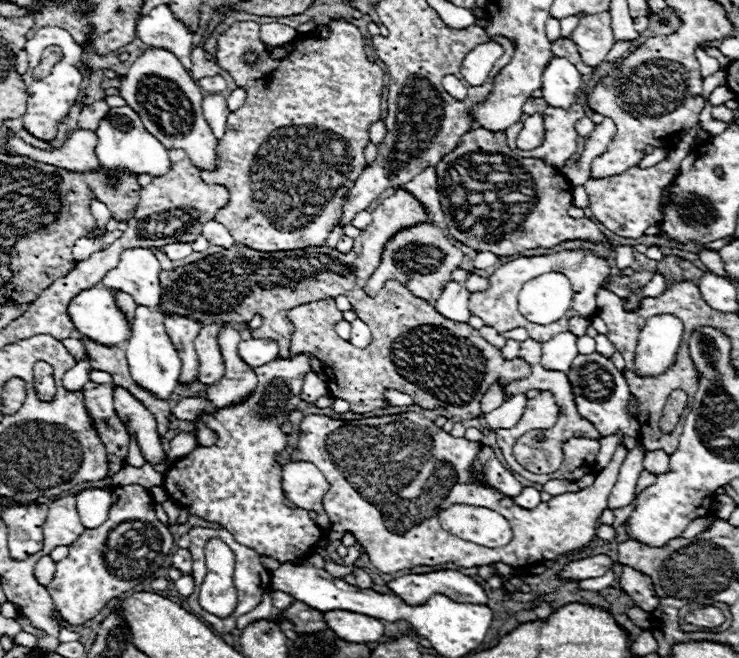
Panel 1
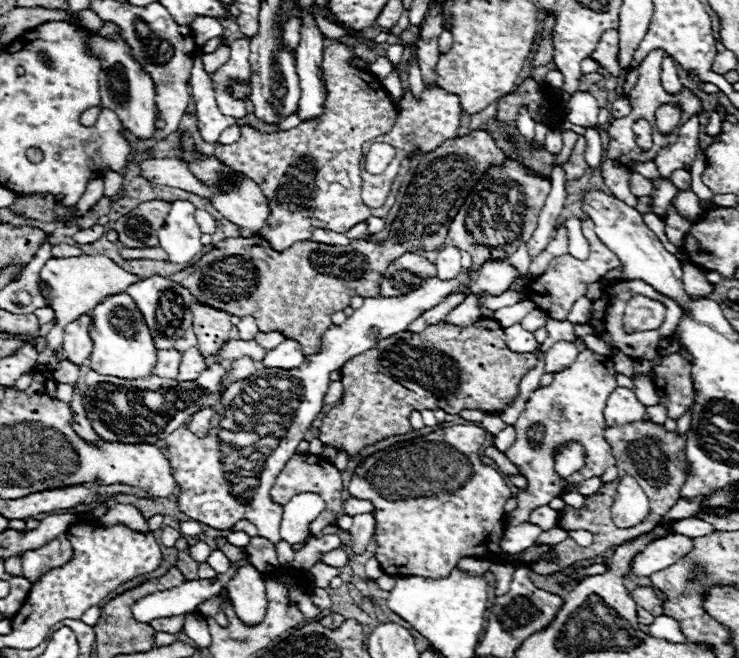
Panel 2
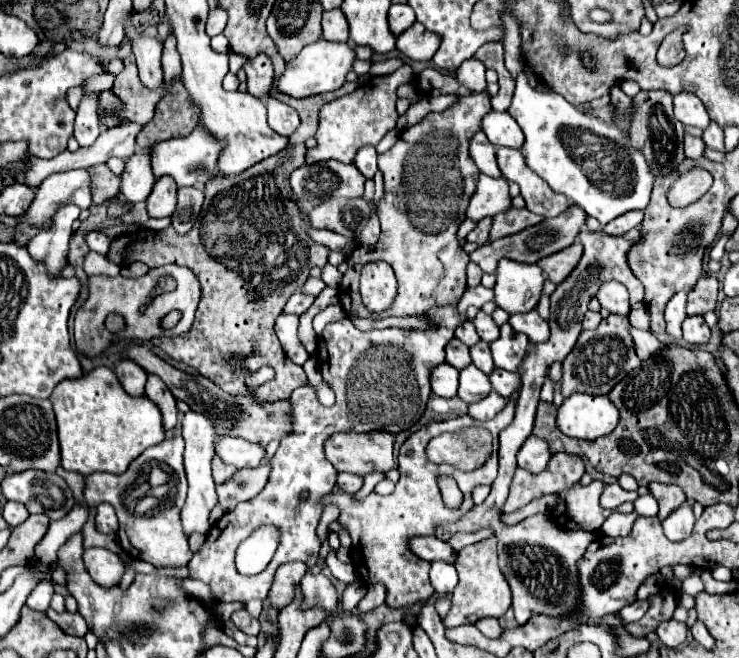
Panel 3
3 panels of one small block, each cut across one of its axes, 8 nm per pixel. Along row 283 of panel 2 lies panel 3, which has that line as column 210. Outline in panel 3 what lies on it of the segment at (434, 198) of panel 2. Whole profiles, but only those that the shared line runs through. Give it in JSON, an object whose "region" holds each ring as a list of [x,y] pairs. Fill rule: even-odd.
{"region":[[[346,82],[340,90],[324,96],[310,96],[304,100],[278,96],[282,102],[292,106],[302,120],[298,130],[290,136],[290,144],[284,152],[254,164],[242,174],[220,176],[218,172],[212,176],[204,186],[206,198],[200,218],[186,236],[176,234],[170,226],[162,232],[142,230],[136,236],[128,236],[130,242],[120,252],[116,252],[116,240],[110,244],[106,258],[118,266],[136,260],[148,266],[176,262],[196,274],[202,286],[202,298],[192,328],[178,338],[154,338],[152,344],[164,350],[170,358],[196,368],[202,376],[220,384],[230,394],[244,392],[246,374],[260,370],[262,364],[276,370],[276,378],[260,388],[268,392],[264,396],[266,400],[290,398],[294,388],[308,382],[302,366],[288,360],[280,348],[274,322],[288,298],[302,288],[310,270],[328,262],[330,250],[316,244],[300,226],[302,216],[290,188],[290,174],[306,164],[304,142],[316,134],[320,108],[338,96],[352,94],[356,88],[358,82]],[[226,384],[230,384],[230,390]]]}

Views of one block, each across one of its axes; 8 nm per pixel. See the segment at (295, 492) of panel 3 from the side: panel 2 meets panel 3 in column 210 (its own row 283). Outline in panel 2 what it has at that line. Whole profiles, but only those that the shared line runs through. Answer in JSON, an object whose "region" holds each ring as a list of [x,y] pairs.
{"region":[[[586,218],[586,220],[582,222],[582,234],[584,234],[584,238],[586,238],[588,244],[590,244],[590,256],[588,256],[586,260],[576,260],[576,258],[570,256],[570,254],[556,256],[556,258],[552,258],[552,262],[548,264],[548,268],[546,268],[544,274],[540,274],[540,276],[536,276],[536,278],[532,278],[532,280],[528,282],[528,298],[536,304],[538,310],[542,310],[542,312],[544,312],[548,318],[552,318],[552,320],[566,320],[566,318],[568,318],[568,312],[570,312],[570,308],[572,308],[572,304],[574,304],[580,296],[586,296],[588,284],[602,280],[602,276],[604,276],[608,270],[614,270],[614,268],[620,266],[618,256],[616,256],[612,250],[608,250],[608,248],[600,242],[600,238],[594,234],[594,224],[592,224],[590,218]]]}

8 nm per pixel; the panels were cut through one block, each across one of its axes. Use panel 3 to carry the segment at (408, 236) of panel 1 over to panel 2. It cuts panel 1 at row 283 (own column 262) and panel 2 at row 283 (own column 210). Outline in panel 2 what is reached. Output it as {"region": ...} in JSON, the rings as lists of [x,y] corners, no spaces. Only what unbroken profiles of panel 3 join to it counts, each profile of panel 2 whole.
{"region":[[[408,252],[388,266],[380,286],[380,296],[396,296],[408,292],[410,288],[414,290],[428,276],[436,276],[436,266],[424,256]]]}

